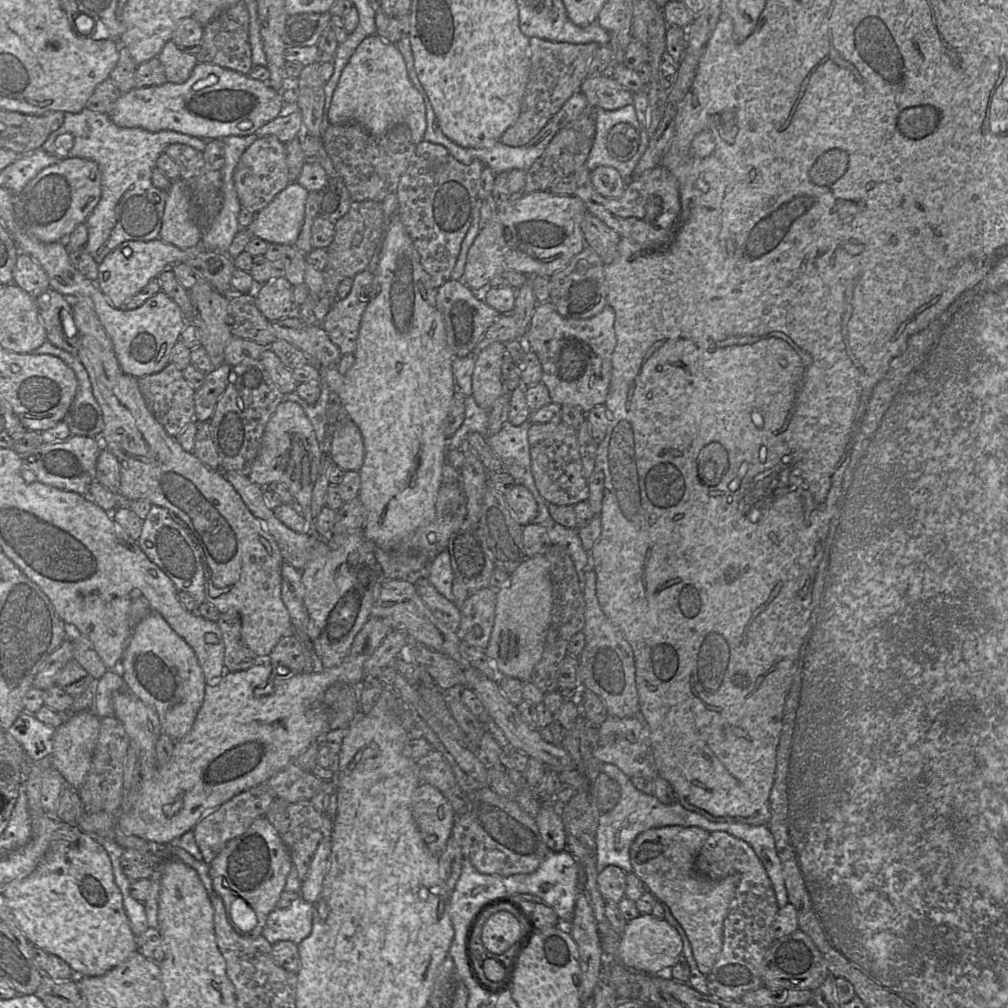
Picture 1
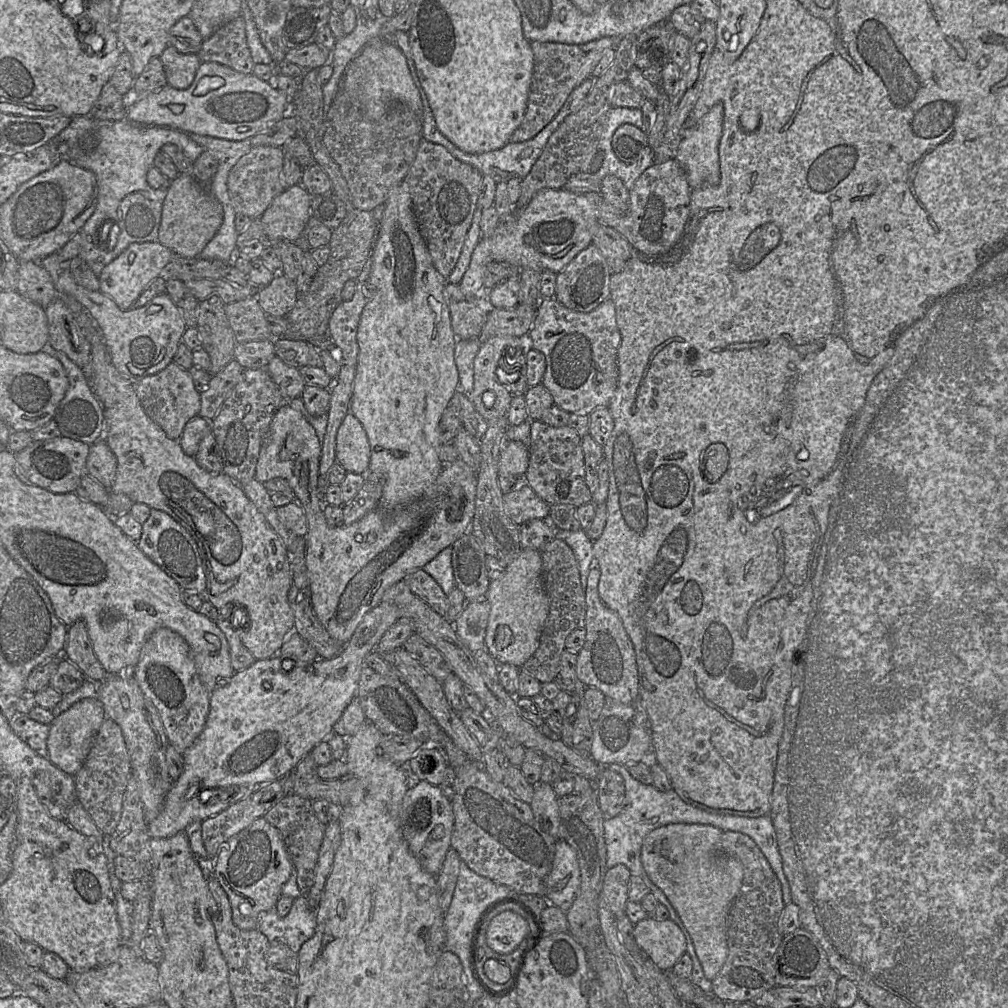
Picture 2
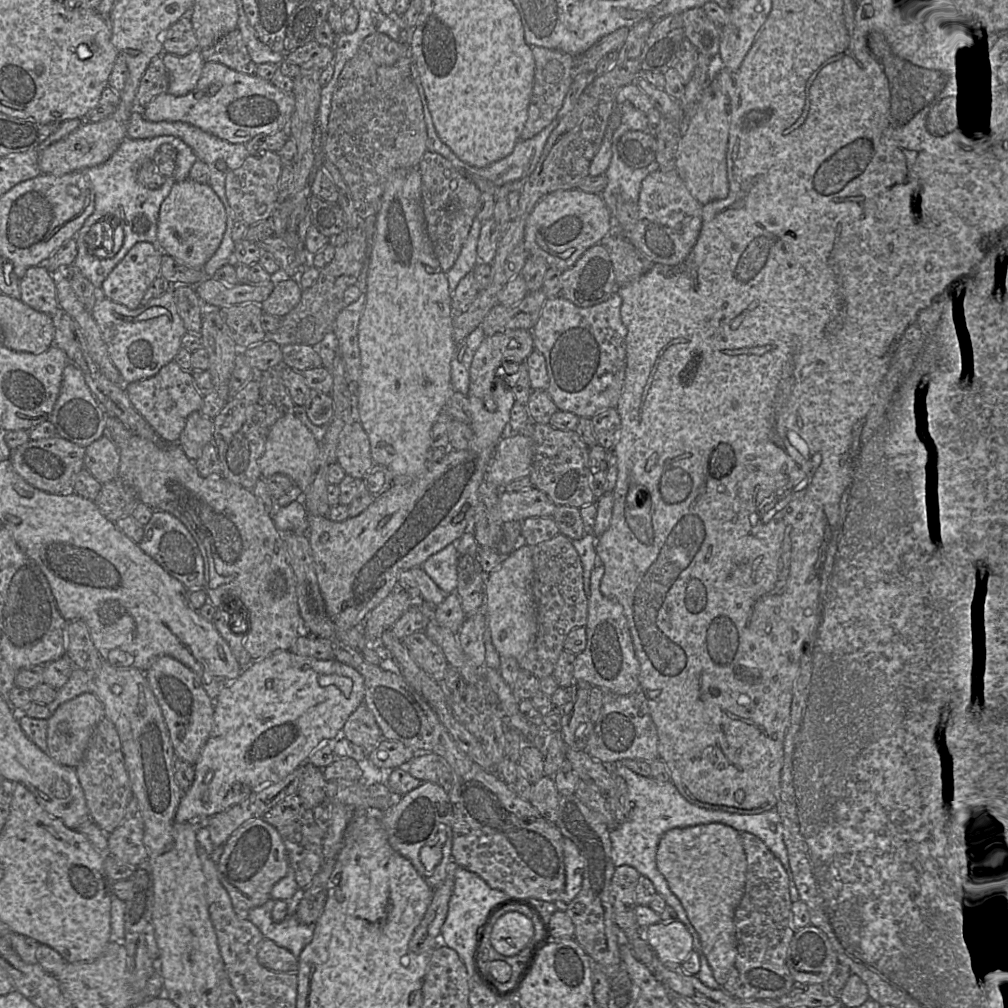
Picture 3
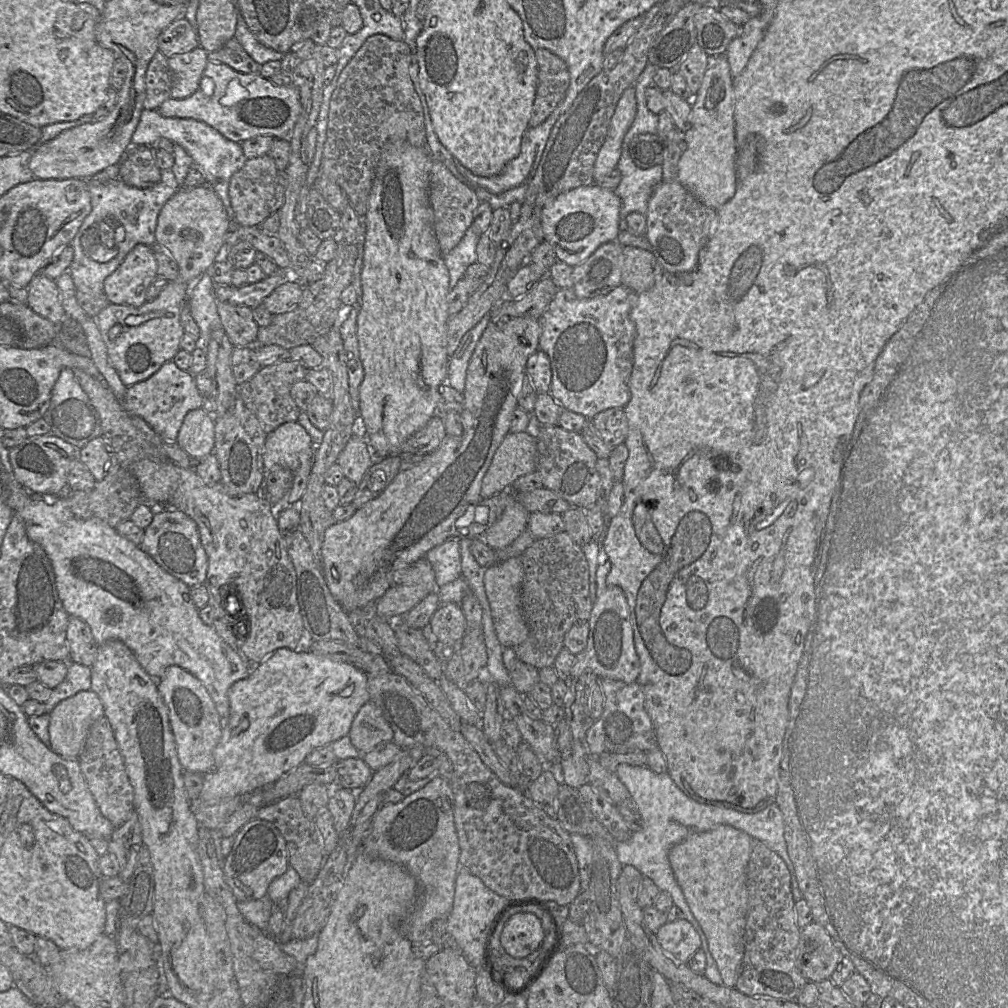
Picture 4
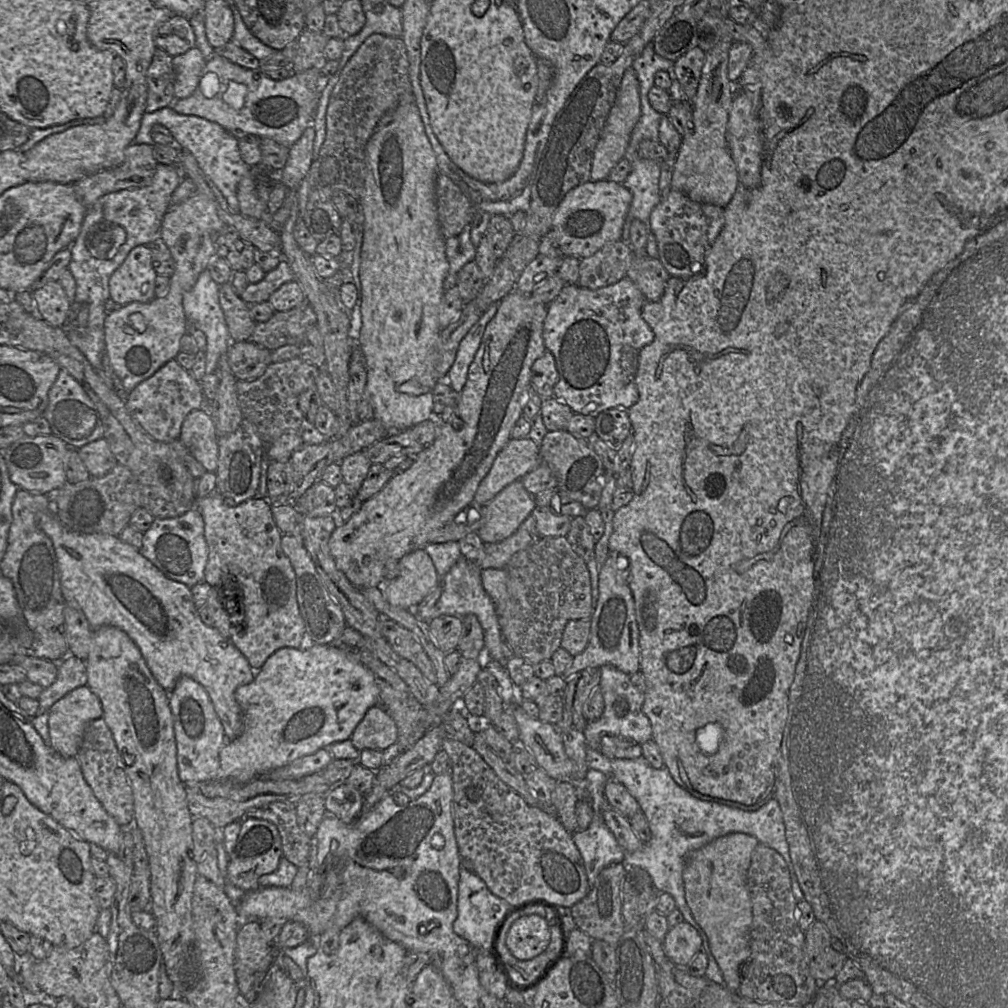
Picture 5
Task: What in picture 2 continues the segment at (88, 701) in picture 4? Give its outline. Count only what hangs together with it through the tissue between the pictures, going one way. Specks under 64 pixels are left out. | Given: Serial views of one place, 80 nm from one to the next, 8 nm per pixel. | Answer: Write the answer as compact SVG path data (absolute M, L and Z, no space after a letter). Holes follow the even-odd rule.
M84 698L55 716L50 724L47 738L49 761L74 776L84 764L93 740L106 717L103 704L98 698Z

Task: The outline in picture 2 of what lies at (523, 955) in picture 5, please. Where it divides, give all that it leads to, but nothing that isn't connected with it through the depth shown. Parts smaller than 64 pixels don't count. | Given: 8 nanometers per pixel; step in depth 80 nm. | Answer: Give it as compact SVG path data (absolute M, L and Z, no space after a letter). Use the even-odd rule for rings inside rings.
M505 910L491 918L486 928L490 949L502 955L521 948L530 932L530 923L520 914Z

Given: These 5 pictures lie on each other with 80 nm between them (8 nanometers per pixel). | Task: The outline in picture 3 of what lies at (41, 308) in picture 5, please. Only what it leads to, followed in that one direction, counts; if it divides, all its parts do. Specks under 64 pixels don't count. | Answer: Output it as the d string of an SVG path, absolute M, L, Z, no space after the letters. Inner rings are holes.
M44 265L27 269L25 275L19 280L21 300L33 309L52 316L59 308L56 290L56 275L50 273Z

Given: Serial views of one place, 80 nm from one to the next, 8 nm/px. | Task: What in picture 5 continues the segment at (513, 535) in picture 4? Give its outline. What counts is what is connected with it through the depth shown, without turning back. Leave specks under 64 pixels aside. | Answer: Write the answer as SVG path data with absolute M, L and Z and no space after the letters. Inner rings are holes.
M520 480L501 490L486 505L483 524L477 531L484 543L497 543L511 536L536 506L534 495L530 494Z

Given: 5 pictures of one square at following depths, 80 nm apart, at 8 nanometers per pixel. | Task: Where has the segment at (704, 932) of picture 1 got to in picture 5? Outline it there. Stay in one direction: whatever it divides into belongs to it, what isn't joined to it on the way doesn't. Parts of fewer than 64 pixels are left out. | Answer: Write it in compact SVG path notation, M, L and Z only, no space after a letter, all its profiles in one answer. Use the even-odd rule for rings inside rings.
M730 833L716 838L690 853L683 870L685 899L695 921L708 937L711 952L730 991L738 991L740 965L749 957L752 903L747 873L752 853L759 841L746 833Z

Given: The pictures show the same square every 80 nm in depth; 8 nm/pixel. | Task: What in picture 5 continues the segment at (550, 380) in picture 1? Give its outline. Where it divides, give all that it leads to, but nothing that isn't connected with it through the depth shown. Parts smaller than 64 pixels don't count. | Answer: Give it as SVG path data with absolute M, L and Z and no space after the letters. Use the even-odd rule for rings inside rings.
M627 276L615 284L588 289L566 284L548 305L543 340L555 358L559 379L553 394L574 413L596 417L610 408L628 409L639 399L635 383L640 350L654 340L642 317L646 298Z

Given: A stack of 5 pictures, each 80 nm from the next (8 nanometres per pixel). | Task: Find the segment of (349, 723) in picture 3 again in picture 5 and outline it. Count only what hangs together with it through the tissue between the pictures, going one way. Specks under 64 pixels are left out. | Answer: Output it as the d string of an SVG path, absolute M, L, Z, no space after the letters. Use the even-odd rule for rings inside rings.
M377 703L371 706L355 727L351 740L360 751L363 749L384 750L397 741L398 729L386 708Z

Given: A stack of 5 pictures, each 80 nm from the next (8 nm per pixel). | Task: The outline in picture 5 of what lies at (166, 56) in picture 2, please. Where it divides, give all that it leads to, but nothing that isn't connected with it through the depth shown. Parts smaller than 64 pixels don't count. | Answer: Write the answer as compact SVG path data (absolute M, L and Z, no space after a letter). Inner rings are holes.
M196 47L172 58L175 100L187 98L194 92L206 61L201 51Z

